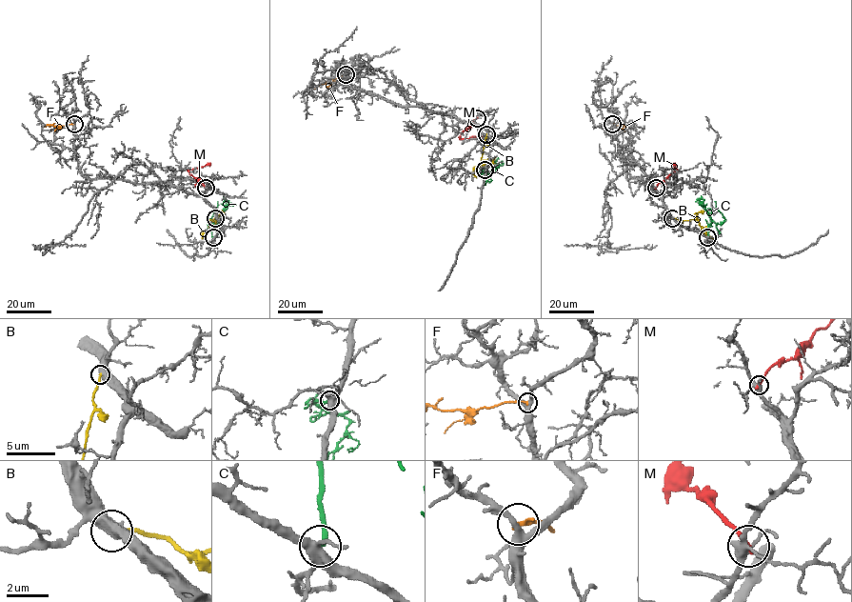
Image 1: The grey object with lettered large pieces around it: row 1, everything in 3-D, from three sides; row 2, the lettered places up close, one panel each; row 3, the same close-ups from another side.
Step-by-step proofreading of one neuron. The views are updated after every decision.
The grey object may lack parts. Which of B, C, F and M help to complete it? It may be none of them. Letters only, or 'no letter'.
C

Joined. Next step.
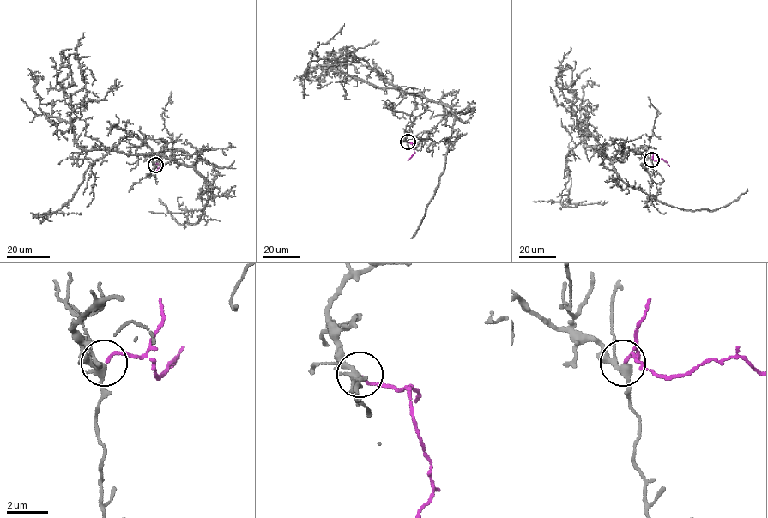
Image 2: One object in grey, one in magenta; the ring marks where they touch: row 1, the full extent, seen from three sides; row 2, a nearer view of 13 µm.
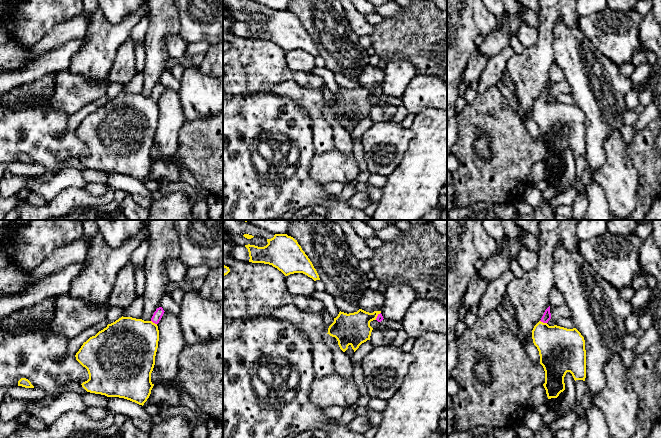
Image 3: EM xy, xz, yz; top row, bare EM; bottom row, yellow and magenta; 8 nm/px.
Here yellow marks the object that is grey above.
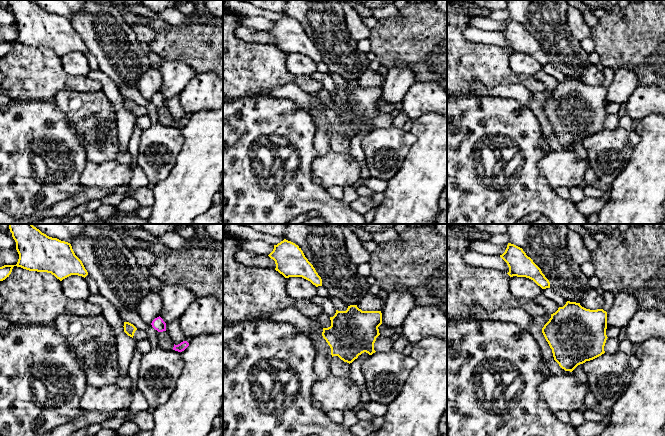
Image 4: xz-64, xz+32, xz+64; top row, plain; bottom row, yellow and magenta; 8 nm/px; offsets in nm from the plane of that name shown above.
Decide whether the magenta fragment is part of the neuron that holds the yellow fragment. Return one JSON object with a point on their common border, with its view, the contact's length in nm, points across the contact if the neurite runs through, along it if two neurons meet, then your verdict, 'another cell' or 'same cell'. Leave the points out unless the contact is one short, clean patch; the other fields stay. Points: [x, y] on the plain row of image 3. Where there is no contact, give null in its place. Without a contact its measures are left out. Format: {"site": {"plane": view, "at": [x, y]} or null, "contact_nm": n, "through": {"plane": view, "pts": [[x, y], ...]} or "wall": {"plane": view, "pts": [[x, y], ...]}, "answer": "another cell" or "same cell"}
{"site": {"plane": "yz", "at": [542, 98]}, "contact_nm": 60, "through": {"plane": "yz", "pts": [[559, 124], [542, 107], [542, 98], [546, 93]]}, "answer": "same cell"}

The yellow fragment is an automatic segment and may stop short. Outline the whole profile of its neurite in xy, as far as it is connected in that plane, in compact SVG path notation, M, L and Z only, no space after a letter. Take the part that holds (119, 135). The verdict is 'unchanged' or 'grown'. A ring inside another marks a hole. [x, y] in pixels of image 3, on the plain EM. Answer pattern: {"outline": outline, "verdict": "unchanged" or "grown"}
{"outline": "M157 84L150 97L122 92L84 118L75 131L89 150L82 163L143 182L154 162L151 149L159 117L157 100L164 88Z", "verdict": "grown"}

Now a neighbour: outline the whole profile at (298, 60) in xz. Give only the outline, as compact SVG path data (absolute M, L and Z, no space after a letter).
M294 49L285 52L288 68L294 72L312 72L316 67L315 57L303 49Z

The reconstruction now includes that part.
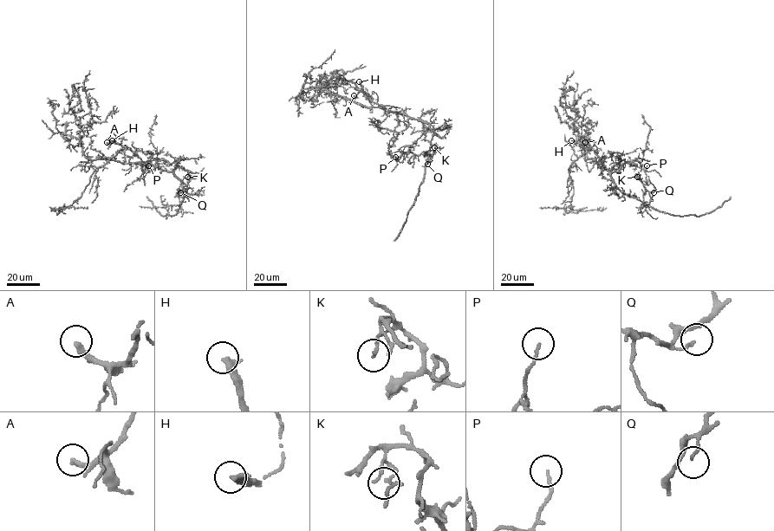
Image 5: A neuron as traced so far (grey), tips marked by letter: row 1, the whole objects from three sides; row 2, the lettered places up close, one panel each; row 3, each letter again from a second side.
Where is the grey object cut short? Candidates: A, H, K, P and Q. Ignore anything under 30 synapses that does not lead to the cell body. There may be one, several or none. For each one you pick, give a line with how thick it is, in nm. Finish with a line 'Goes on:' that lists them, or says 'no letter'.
A: Thickness 240 nm
H: Thickness 320 nm
Goes on: A, H

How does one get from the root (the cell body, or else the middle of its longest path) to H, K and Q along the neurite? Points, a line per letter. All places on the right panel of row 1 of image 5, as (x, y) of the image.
H: (602, 165), (593, 149), (571, 140)
K: (602, 165), (618, 188), (643, 202), (645, 189), (640, 175), (637, 173), (637, 177)
Q: (602, 165), (615, 185), (624, 193), (643, 202), (646, 190), (653, 192)

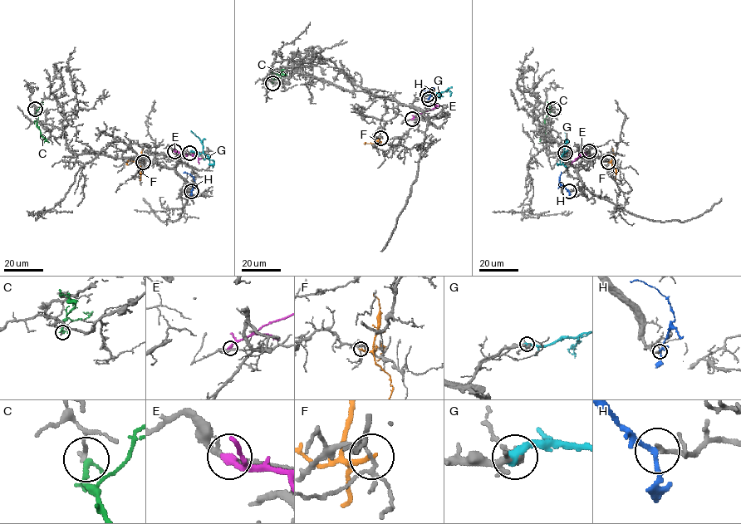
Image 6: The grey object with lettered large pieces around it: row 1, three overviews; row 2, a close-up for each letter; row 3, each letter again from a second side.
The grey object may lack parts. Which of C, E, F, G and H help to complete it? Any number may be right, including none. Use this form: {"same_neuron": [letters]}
{"same_neuron": ["G", "H"]}

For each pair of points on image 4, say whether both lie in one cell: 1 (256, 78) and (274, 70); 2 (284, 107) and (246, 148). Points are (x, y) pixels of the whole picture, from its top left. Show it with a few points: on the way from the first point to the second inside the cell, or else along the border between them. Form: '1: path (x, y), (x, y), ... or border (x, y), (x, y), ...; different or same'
1: path (260, 74), (264, 70), (270, 70); same
2: path (274, 117), (253, 138); same

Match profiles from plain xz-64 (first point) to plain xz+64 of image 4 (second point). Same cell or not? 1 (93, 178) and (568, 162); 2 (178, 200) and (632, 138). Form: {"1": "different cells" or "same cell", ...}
{"1": "same cell", "2": "different cells"}

